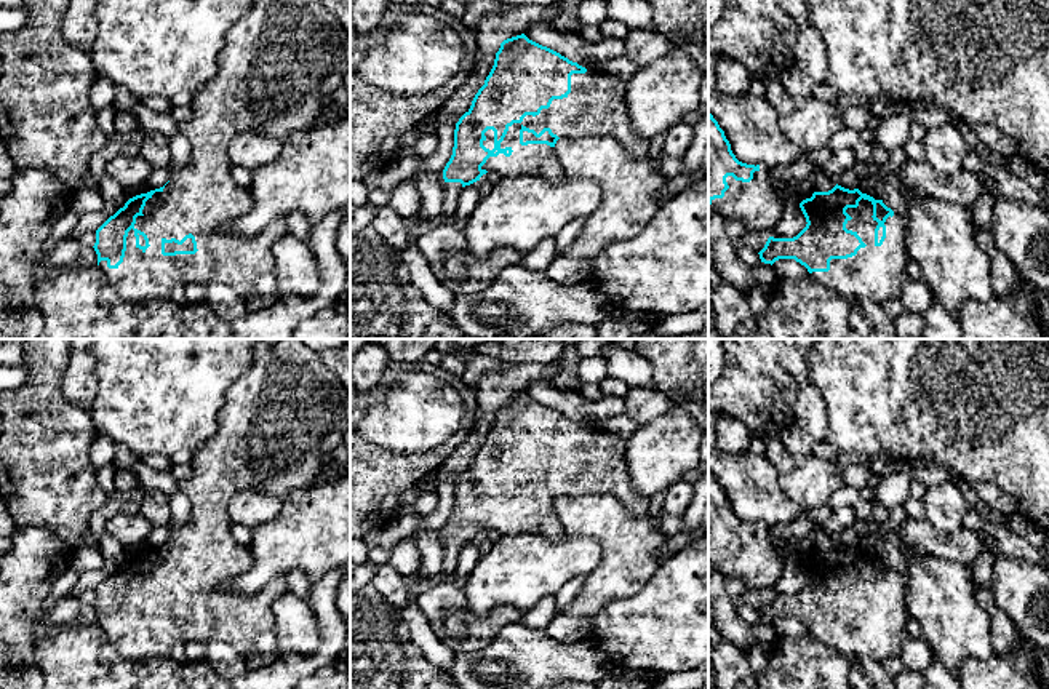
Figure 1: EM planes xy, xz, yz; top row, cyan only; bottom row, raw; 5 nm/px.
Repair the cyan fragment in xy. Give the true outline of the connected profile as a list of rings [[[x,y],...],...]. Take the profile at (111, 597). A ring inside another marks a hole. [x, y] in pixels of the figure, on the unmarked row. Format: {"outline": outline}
{"outline": [[[280,339],[264,358],[229,388],[225,404],[217,416],[217,432],[192,452],[192,475],[179,481],[179,489],[192,504],[190,520],[160,547],[130,556],[98,588],[94,609],[107,641],[125,659],[170,655],[177,643],[216,639],[249,654],[262,631],[272,631],[275,617],[272,604],[288,591],[285,577],[277,577],[253,595],[229,593],[219,585],[251,568],[253,555],[235,540],[229,504],[245,491],[265,496],[286,496],[291,489],[309,486],[329,470],[334,449],[342,444],[350,427],[350,388],[309,348],[304,339]]]}

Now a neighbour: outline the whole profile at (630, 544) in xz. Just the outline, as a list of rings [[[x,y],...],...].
[[[608,494],[558,497],[555,508],[569,537],[592,539],[601,547],[601,560],[584,579],[579,596],[556,611],[545,628],[556,643],[580,643],[592,638],[592,614],[633,596],[651,580],[668,536],[657,529],[659,518],[630,515]]]

